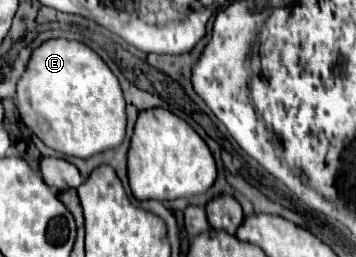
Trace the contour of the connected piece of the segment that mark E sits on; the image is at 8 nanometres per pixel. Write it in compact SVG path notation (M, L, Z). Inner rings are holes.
M55 38L33 50L17 82L17 110L45 146L77 158L115 148L125 138L125 100L115 74L81 42Z

